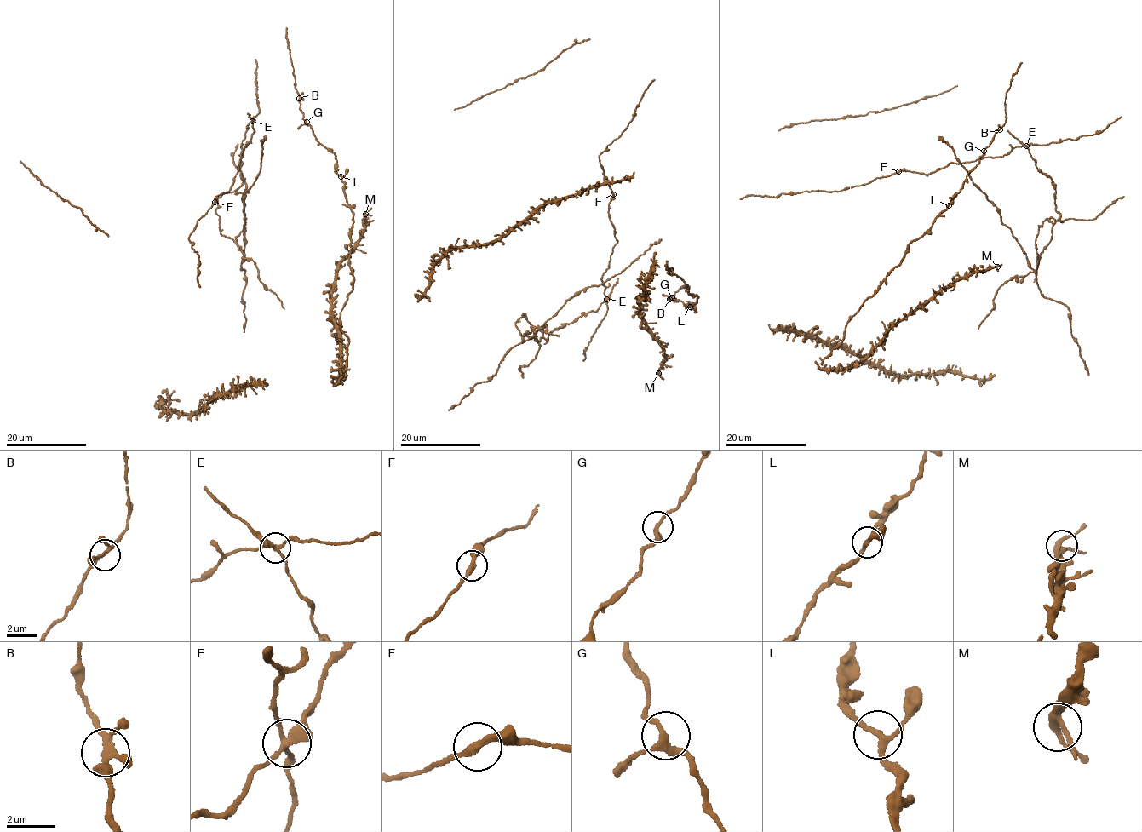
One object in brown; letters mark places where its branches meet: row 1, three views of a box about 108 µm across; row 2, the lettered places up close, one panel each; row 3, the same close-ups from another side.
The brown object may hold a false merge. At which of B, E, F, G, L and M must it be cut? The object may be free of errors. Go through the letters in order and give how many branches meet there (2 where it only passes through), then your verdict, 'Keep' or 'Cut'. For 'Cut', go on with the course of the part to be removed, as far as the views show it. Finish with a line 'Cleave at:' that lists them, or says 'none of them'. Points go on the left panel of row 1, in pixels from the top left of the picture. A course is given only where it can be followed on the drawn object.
B: Branches: 4. Keep
E: Branches: 4. Cut. Course of the part to remove: (253, 121), (254, 133), (240, 159), (245, 224), (236, 243), (243, 249), (244, 195), (259, 172), (266, 136)
F: Branches: 2. Keep
G: Branches: 3. Keep
L: Branches: 3. Keep
M: Branches: 3. Keep
Cleave at: E

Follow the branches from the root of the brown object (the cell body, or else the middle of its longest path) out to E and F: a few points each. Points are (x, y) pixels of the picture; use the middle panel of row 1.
E: (579, 293), (524, 341), (525, 334), (536, 341), (542, 336), (547, 341), (552, 331), (595, 311), (606, 299)
F: (579, 293), (524, 341), (525, 334), (547, 341), (605, 301), (601, 277), (617, 242), (608, 212), (613, 194)

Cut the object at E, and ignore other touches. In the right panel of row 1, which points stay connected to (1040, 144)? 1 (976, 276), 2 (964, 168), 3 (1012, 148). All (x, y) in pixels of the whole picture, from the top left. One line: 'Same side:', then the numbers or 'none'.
Same side: 1, 3

